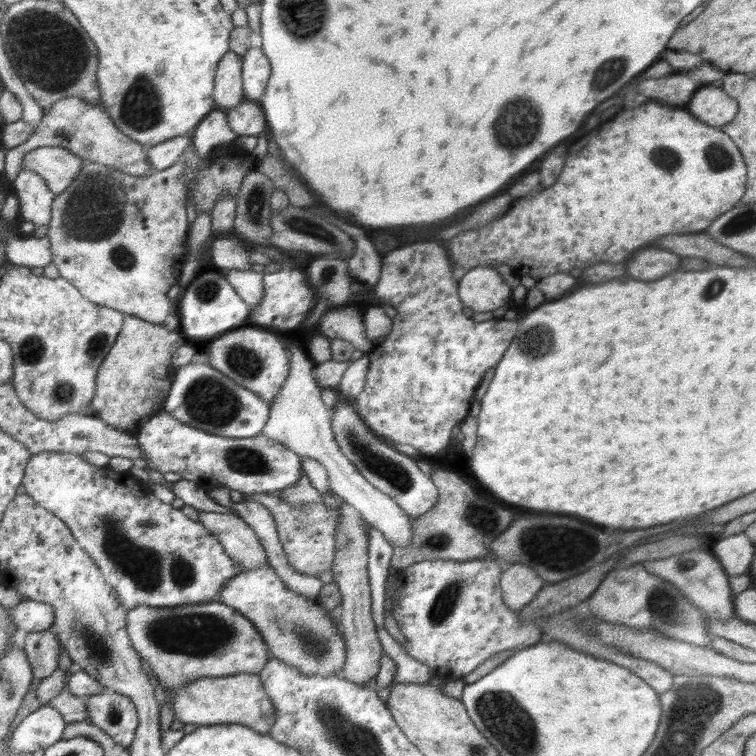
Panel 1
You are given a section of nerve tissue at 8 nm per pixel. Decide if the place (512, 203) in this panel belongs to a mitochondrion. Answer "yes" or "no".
no

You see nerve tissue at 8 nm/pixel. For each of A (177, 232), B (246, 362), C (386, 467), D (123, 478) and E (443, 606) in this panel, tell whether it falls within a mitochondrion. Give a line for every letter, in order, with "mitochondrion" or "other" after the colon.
A: other
B: mitochondrion
C: mitochondrion
D: other
E: mitochondrion

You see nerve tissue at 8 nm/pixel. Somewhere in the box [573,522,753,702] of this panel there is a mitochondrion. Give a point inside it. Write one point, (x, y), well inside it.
(663, 607)

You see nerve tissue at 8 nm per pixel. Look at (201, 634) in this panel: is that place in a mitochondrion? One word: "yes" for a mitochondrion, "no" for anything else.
yes

